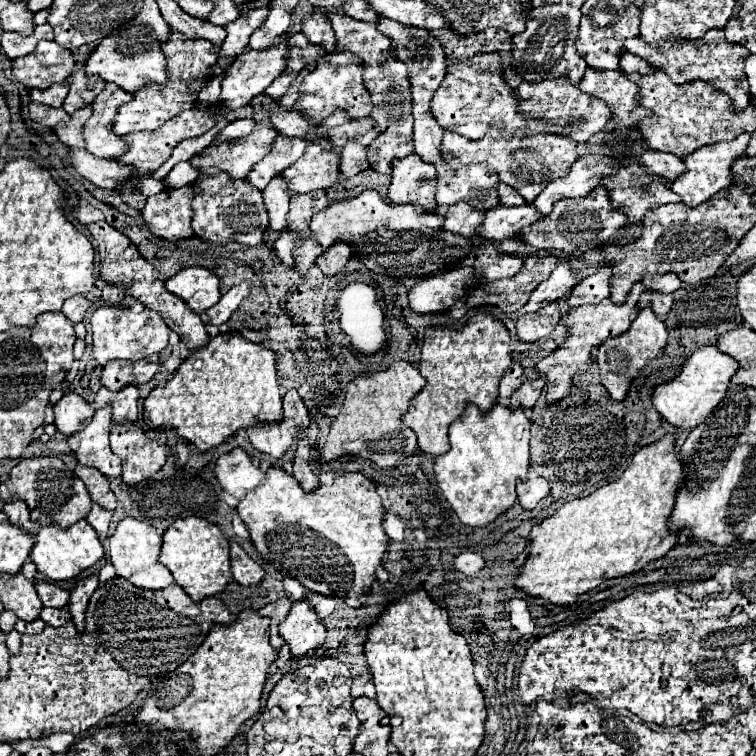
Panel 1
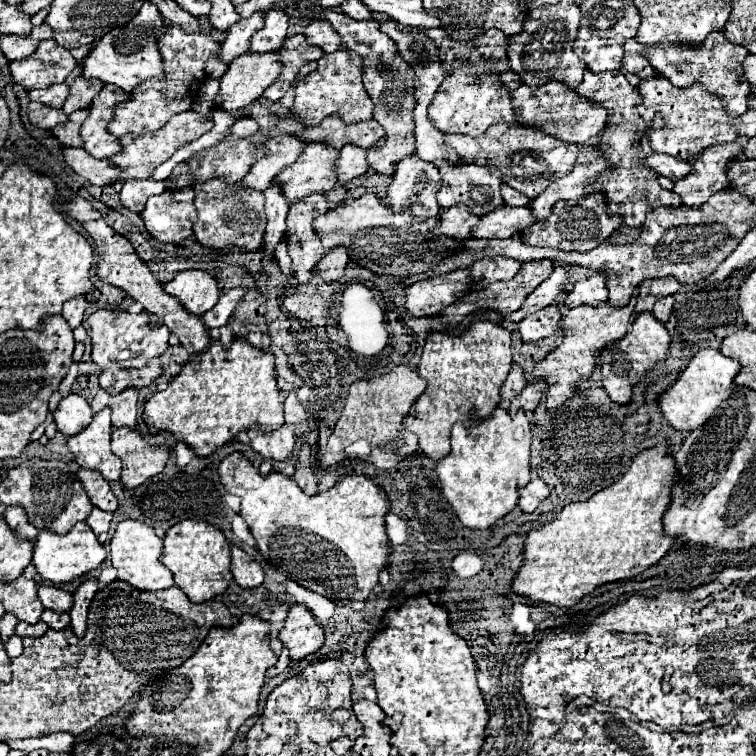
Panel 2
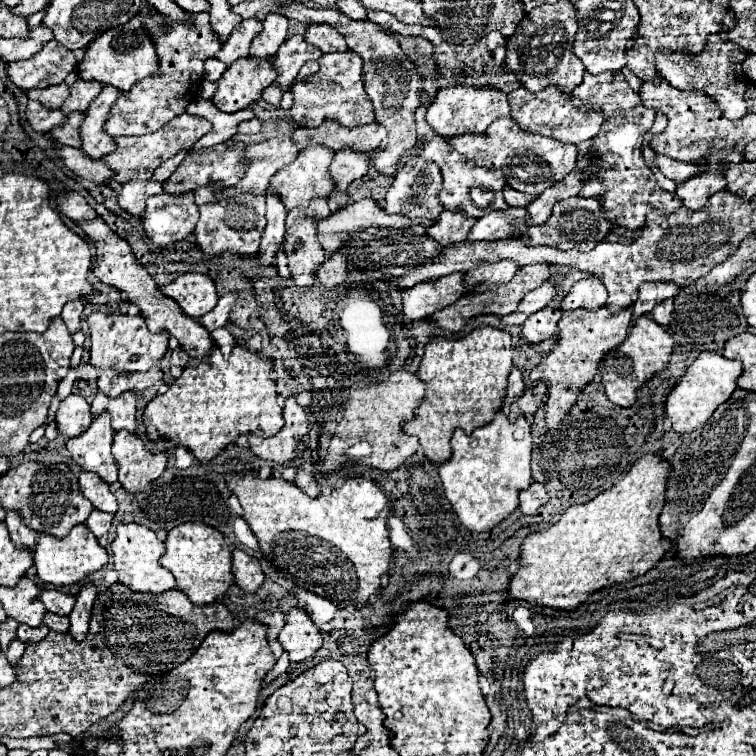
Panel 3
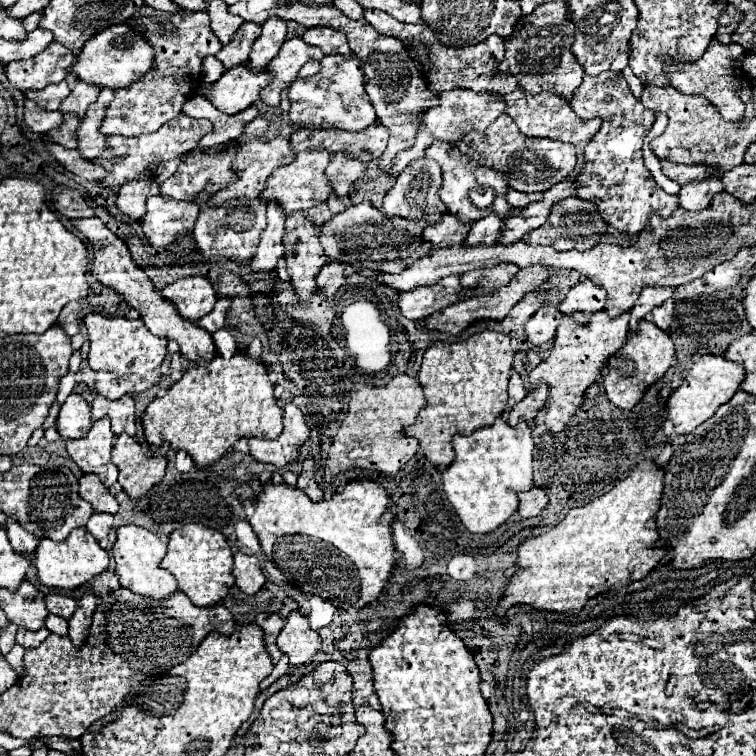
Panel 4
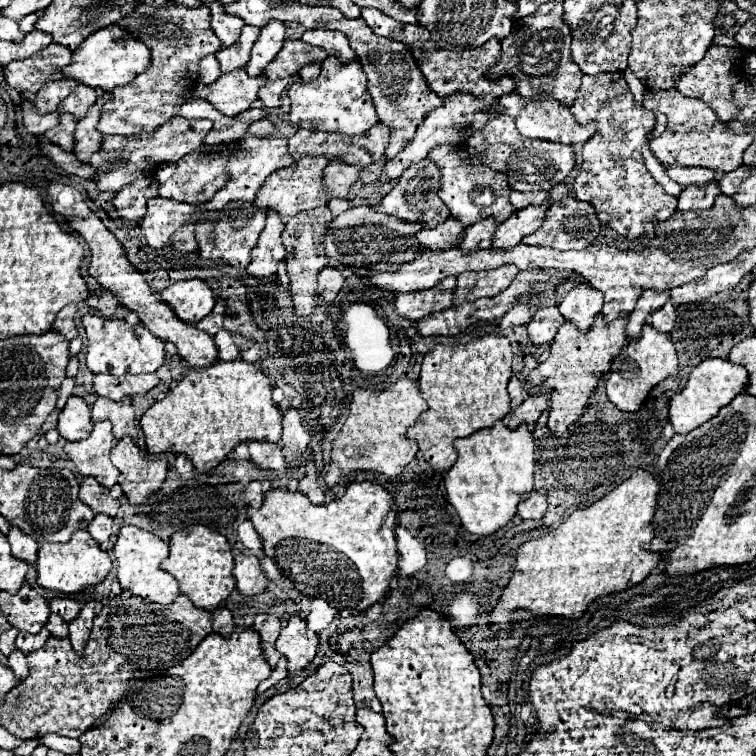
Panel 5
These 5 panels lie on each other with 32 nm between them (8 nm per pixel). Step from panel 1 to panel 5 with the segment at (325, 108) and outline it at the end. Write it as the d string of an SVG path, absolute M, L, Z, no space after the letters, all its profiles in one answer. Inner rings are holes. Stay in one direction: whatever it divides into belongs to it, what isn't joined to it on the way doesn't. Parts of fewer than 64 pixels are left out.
M328 56L322 62L320 76L308 84L300 84L300 82L292 84L288 90L288 96L292 100L292 110L288 116L290 116L290 122L296 124L298 128L358 136L358 134L366 134L372 126L380 122L374 110L374 102L366 86L366 74L360 62L340 64L336 56Z

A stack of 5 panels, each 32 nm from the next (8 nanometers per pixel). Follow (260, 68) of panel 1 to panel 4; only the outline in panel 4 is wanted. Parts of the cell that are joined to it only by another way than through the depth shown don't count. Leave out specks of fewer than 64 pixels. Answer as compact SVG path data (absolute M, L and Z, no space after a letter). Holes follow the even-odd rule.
M246 64L232 68L222 74L218 82L212 84L206 98L224 114L236 114L246 110L258 100L258 92L268 84L268 70L258 74L250 72Z

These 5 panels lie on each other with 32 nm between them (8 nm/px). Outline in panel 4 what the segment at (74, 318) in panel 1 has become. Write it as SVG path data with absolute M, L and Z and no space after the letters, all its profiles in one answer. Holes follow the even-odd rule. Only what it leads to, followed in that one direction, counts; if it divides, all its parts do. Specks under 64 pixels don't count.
M70 302L70 304L66 304L66 306L62 308L62 312L60 312L58 320L56 320L56 324L62 326L64 332L66 332L70 338L80 332L80 330L78 330L78 322L76 322L80 310L82 310L80 302Z

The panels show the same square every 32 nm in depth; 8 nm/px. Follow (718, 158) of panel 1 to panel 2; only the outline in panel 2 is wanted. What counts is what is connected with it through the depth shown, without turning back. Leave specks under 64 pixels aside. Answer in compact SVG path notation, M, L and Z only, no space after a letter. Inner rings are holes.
M742 138L720 148L708 148L708 152L702 152L700 156L696 156L696 160L690 160L692 176L686 176L686 180L678 180L674 186L674 192L682 198L682 204L700 208L712 194L728 188L728 162L732 156L740 156L744 146L746 140Z

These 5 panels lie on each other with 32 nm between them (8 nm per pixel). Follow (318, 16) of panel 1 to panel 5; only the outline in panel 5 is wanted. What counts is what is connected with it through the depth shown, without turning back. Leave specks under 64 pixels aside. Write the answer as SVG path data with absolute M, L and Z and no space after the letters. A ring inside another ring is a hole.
M306 30L302 40L312 46L324 48L330 56L336 56L342 64L348 64L352 60L358 60L356 52L350 48L348 38L344 32L334 32L334 30Z

